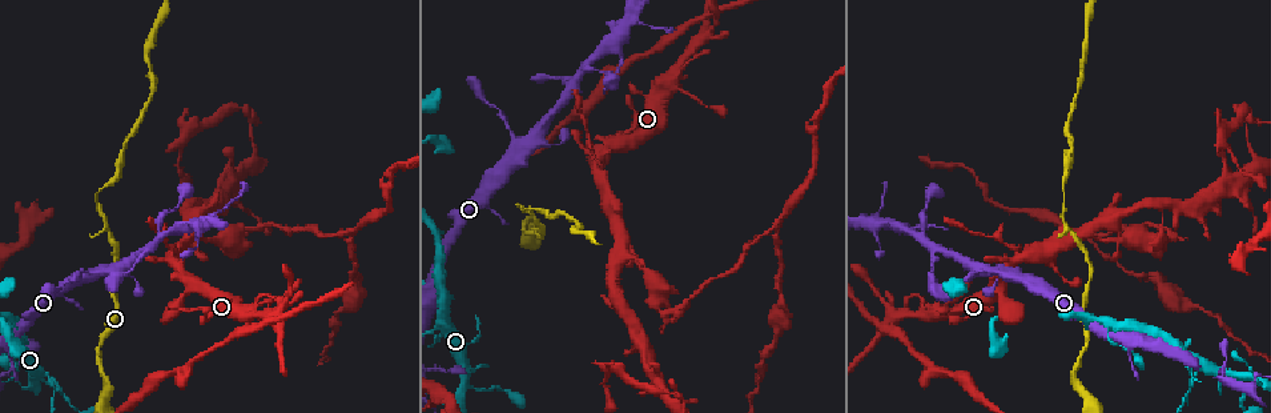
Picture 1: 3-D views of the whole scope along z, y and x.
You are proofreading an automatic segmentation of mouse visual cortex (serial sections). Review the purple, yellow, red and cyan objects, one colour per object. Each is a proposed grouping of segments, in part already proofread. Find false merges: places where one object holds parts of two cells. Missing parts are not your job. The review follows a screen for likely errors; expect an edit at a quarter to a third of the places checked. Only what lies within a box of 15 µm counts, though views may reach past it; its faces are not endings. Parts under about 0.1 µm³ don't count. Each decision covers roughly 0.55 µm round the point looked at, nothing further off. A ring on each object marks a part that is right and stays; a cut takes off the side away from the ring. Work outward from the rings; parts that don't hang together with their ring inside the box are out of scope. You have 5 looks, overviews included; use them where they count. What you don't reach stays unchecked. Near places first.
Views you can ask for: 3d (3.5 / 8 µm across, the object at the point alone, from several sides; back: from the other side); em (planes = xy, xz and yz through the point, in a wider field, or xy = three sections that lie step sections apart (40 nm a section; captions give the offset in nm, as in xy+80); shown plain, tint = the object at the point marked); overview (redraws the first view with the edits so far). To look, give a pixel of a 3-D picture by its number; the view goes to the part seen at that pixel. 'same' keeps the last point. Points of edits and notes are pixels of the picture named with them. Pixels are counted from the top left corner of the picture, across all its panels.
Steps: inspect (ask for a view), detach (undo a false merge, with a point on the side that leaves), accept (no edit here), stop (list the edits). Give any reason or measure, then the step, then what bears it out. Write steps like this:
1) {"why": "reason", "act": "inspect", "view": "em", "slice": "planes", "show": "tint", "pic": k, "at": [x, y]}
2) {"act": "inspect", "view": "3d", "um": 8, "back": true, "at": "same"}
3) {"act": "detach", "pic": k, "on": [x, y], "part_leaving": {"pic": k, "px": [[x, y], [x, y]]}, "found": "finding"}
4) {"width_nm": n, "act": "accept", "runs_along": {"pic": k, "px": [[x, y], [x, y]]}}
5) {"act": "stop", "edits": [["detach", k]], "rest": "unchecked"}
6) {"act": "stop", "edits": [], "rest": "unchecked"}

{"why": "a narrow waist", "act": "inspect", "view": "3d", "um": 3.5, "pic": 1, "at": [10, 323]}

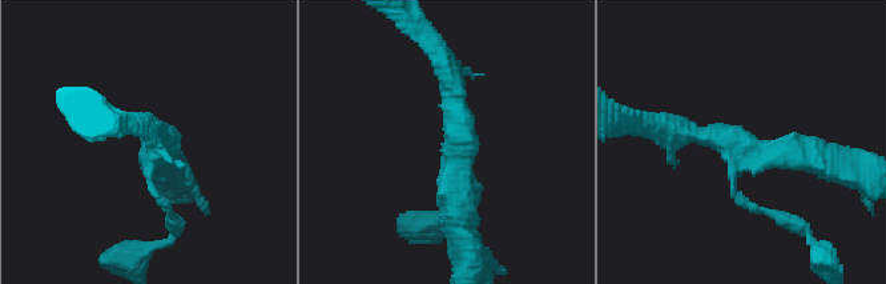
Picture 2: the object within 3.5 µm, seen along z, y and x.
{"act": "inspect", "view": "em", "slice": "xy", "step": 1, "show": "tint", "pic": 2, "at": [153, 152]}

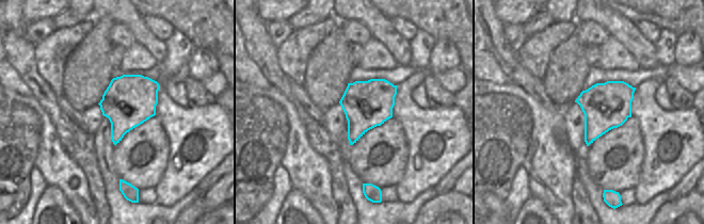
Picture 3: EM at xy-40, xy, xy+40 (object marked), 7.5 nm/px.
{"why": "cut it another way", "act": "inspect", "view": "em", "slice": "xy", "step": 5, "show": "tint", "at": "same"}

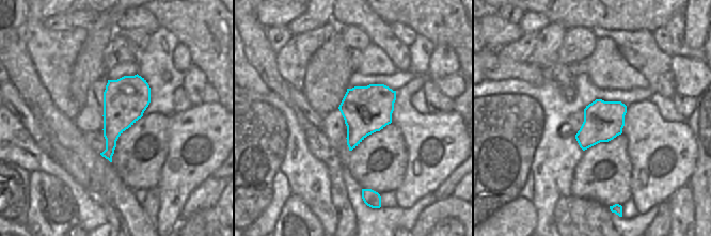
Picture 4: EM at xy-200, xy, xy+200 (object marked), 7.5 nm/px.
{"arms": 3, "arm_widths_nm": [100, 250, 400], "act": "accept", "runs_along": {"pic": 2, "px": [[828, 164], [664, 128]]}, "found": "one cell here"}

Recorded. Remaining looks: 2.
{"why": "two arms in line, one across", "act": "inspect", "view": "3d", "um": 3.5, "pic": 1, "at": [1088, 232]}

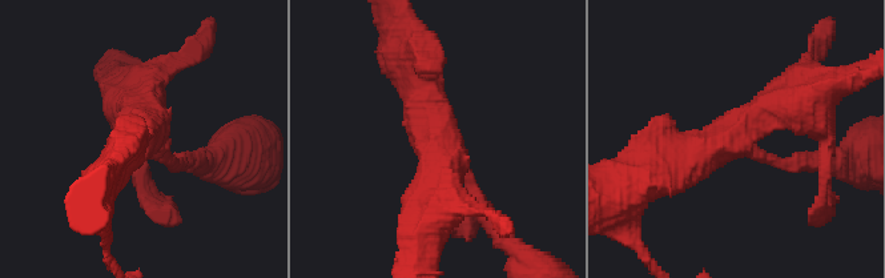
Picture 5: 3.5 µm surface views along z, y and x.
{"arms": 3, "arm_widths_nm": [150, 400, 500], "why": "now the EM", "act": "inspect", "view": "em", "slice": "planes", "show": "tint", "pic": 5, "at": [733, 141]}

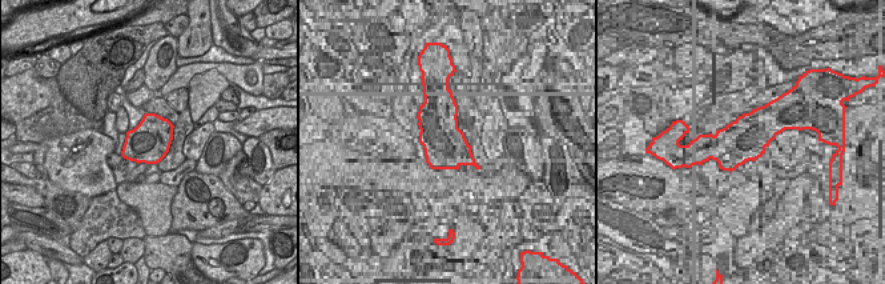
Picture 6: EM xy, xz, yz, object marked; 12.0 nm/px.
{"width_nm": 500, "act": "accept", "runs_along": {"pic": 5, "px": [[660, 168], [807, 103]]}, "found": "continuous, no second cell"}

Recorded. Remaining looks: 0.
{"act": "stop", "edits": [], "rest": "unchecked"}

